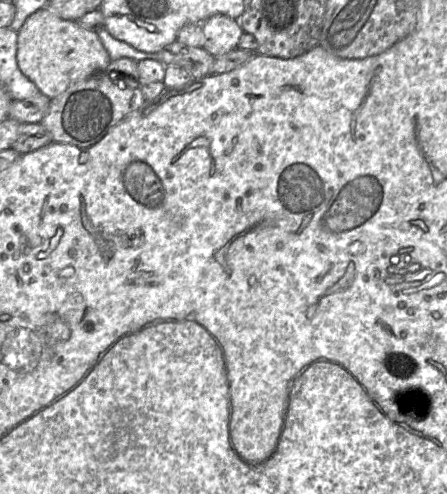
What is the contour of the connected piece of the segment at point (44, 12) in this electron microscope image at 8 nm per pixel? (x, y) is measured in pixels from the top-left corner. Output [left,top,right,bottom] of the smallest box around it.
[17,6,111,99]

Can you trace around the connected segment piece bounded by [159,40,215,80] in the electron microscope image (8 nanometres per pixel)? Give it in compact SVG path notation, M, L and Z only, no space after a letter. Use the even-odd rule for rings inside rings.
M177 40L159 52L159 61L166 66L179 66L186 69L194 78L211 75L215 57L203 47L186 46Z

